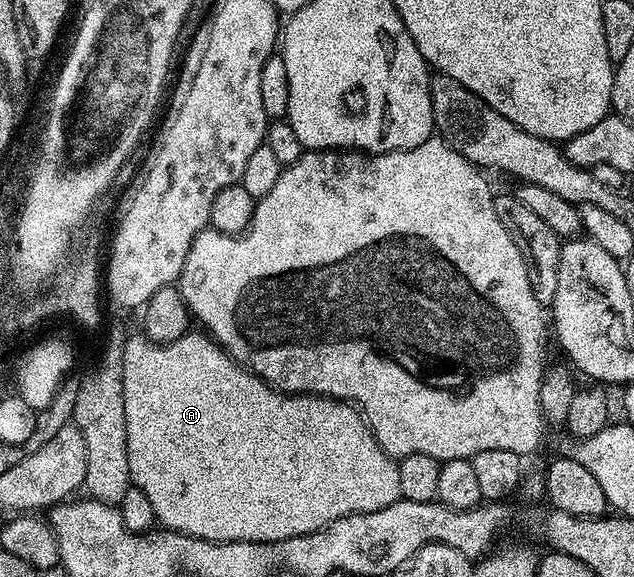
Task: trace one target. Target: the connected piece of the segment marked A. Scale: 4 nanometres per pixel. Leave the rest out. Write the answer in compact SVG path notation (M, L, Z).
M191 330L167 344L156 344L144 334L131 335L124 346L124 422L128 430L128 470L131 481L151 502L154 519L163 529L201 540L247 540L253 544L269 544L315 532L348 514L384 510L384 506L392 506L392 502L402 499L398 460L388 455L380 442L376 442L365 416L355 405L329 396L280 392L267 380L233 360L217 340L197 331Z

